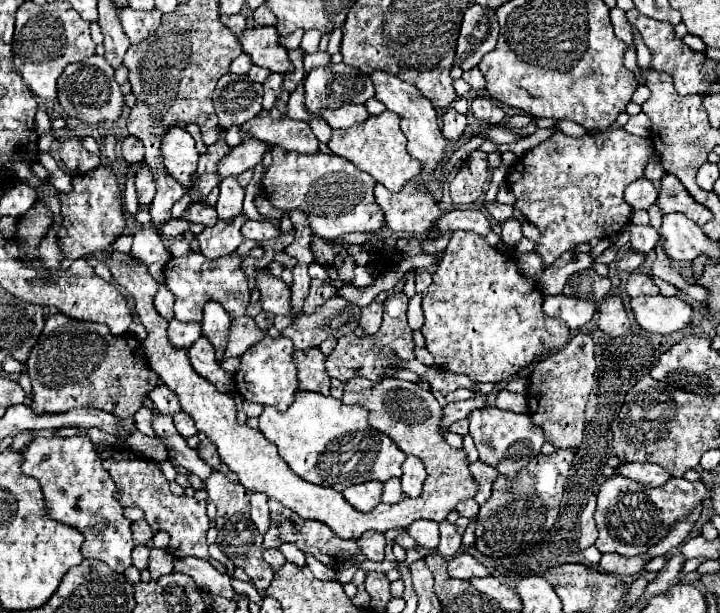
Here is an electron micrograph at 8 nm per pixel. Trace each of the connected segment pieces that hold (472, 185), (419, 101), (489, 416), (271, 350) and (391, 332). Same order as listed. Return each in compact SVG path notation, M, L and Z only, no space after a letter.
M473 152L463 162L461 170L449 184L449 194L453 204L463 206L479 200L485 192L485 182L489 178L487 170L487 154L485 152Z
M379 70L371 74L371 80L373 80L375 90L377 90L375 98L381 100L381 102L387 106L387 110L397 112L397 114L401 116L401 120L403 120L403 122L401 122L401 130L403 130L403 134L405 134L405 138L407 138L407 152L409 152L415 160L419 160L421 166L423 166L421 174L415 176L415 178L411 178L409 184L417 184L417 188L421 188L421 186L425 186L425 184L433 178L437 166L443 162L443 156L445 156L447 140L445 140L443 134L441 134L437 112L435 112L435 108L431 106L431 102L429 102L413 84L407 84L407 82L395 78L395 76L387 74L387 72L379 72Z
M485 406L469 414L469 434L473 436L473 442L479 450L479 460L497 468L509 480L515 480L517 472L539 454L539 448L545 442L541 428L537 428L527 414L501 410L495 406Z
M265 336L261 342L257 342L253 348L249 348L241 356L239 370L235 372L237 392L249 402L259 402L263 406L273 406L277 410L285 410L293 402L295 390L297 390L297 382L295 382L297 368L291 358L293 350L295 350L293 342L287 340L285 336L279 336L279 338Z
M395 292L389 294L385 300L385 312L383 312L383 324L377 334L371 334L367 338L353 338L353 334L341 336L335 350L327 358L327 374L331 378L337 378L341 382L347 382L355 376L369 378L373 382L383 378L383 372L397 360L409 360L415 358L413 354L413 338L411 338L411 328L407 324L407 294L405 292Z

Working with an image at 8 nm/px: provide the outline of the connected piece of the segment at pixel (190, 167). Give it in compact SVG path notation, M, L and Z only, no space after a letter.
M171 128L161 142L161 158L165 164L165 172L183 186L193 184L191 174L197 170L199 152L195 148L195 140L183 128Z

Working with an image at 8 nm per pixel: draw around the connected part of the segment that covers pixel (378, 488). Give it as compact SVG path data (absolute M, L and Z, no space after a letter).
M371 480L371 482L349 486L343 492L343 496L359 512L371 512L381 502L381 492L383 492L383 484L379 480Z

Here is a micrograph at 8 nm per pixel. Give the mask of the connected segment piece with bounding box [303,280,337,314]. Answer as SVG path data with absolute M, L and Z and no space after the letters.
M311 280L311 288L309 288L309 296L305 300L305 306L303 306L303 312L305 314L313 314L321 304L325 304L331 296L335 296L337 288L329 282L323 282L323 280Z

